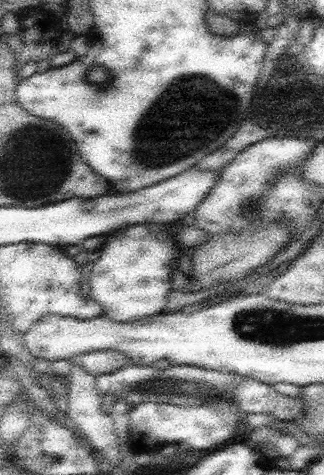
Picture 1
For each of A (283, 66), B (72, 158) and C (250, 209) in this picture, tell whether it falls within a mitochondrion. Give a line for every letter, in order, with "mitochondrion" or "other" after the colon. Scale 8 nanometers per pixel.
A: mitochondrion
B: other
C: mitochondrion

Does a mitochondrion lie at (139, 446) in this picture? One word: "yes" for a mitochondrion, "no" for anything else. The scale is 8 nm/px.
no

